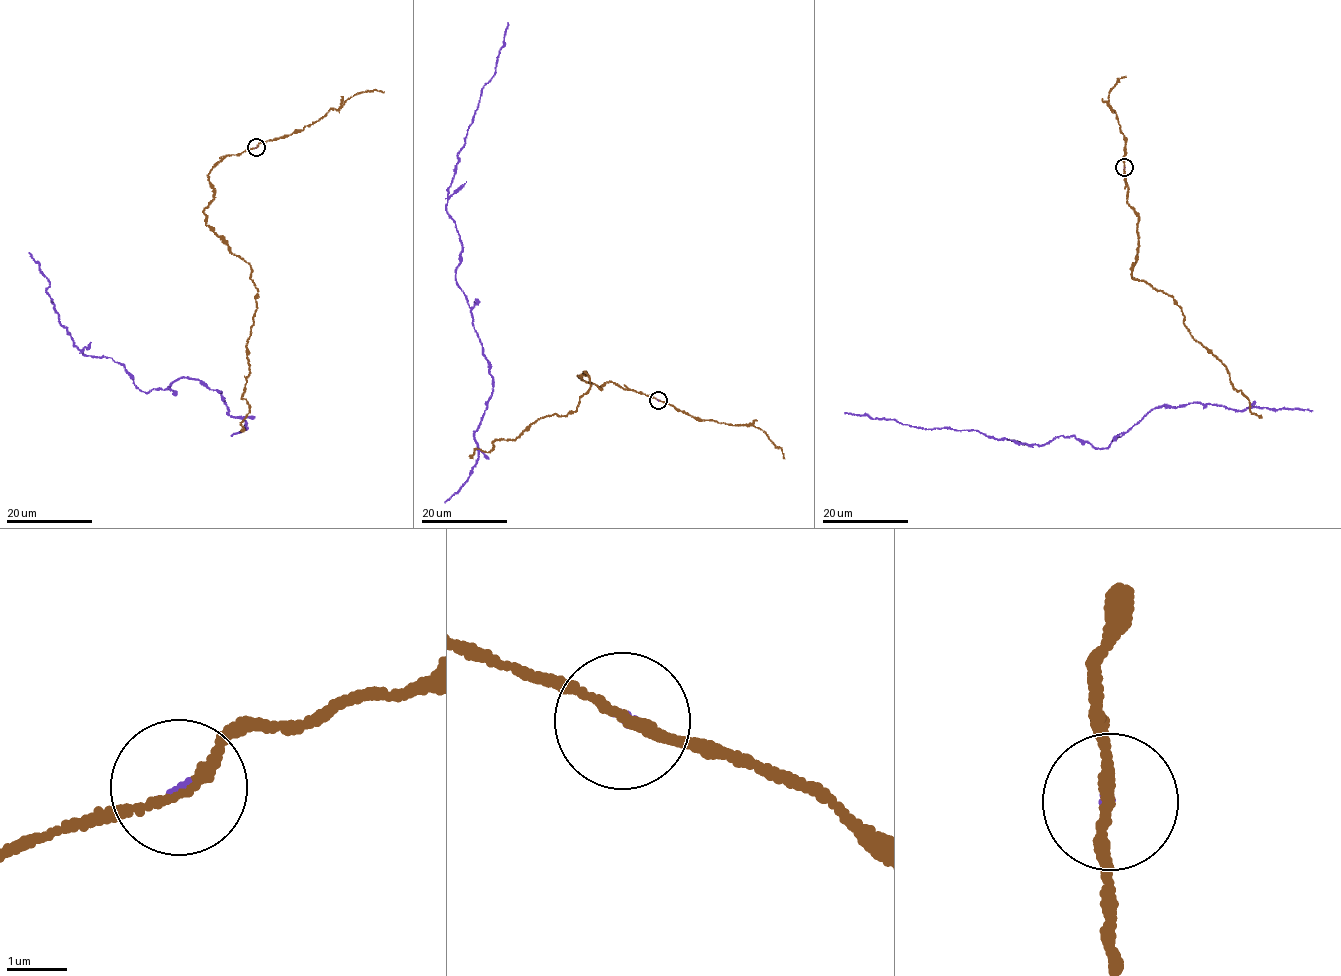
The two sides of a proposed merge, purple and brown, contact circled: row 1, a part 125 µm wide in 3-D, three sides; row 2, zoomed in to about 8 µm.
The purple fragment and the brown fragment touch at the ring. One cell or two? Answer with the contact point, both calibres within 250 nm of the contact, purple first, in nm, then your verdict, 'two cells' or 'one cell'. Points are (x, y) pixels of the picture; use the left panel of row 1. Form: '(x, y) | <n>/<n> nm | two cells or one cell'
(256, 147) | 60/140 nm | two cells

